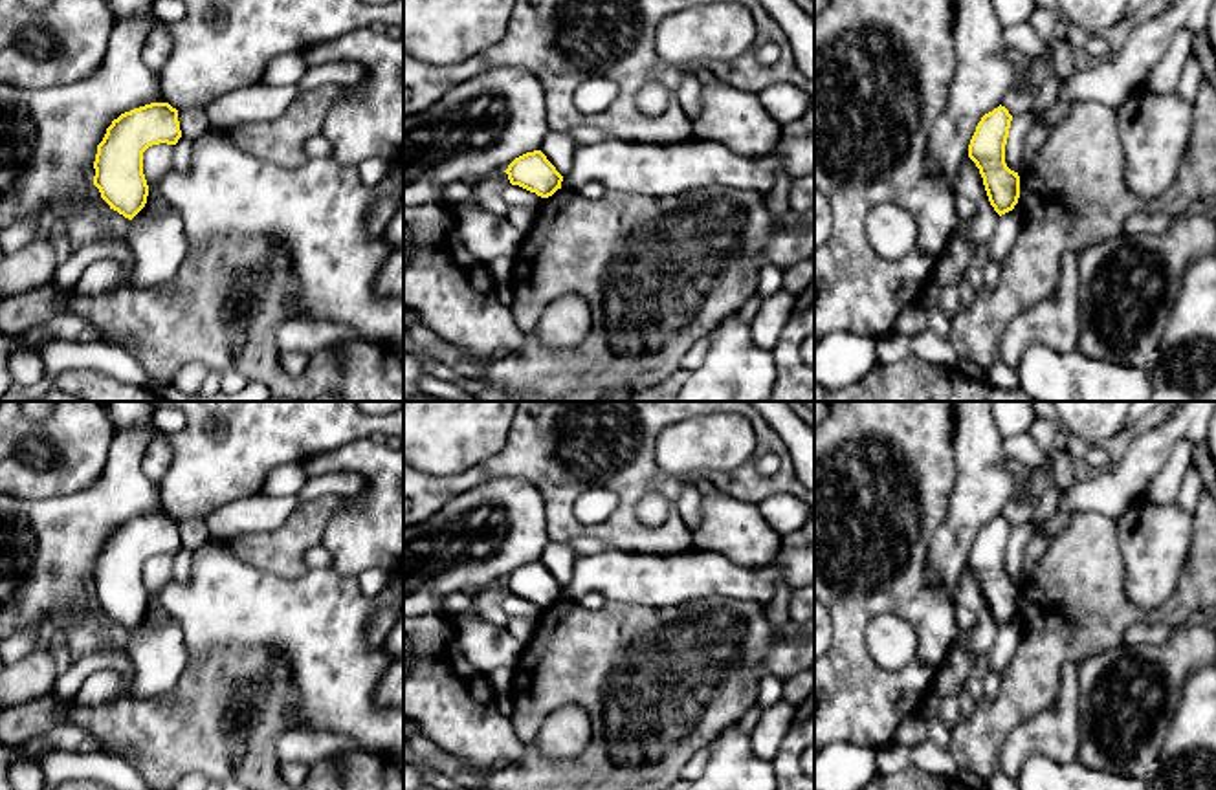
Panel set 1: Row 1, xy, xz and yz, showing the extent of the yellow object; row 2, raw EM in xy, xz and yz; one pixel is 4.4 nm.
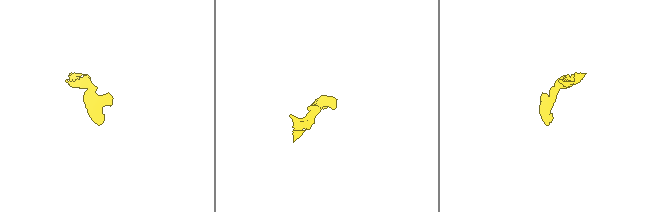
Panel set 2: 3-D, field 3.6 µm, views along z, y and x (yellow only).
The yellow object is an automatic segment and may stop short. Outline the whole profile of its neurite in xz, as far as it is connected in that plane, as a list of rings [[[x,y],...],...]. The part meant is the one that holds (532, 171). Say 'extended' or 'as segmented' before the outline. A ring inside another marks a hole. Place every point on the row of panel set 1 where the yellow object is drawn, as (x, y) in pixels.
as segmented | [[[541,150],[515,158],[504,170],[512,185],[519,185],[541,198],[552,196],[561,189],[563,176]]]

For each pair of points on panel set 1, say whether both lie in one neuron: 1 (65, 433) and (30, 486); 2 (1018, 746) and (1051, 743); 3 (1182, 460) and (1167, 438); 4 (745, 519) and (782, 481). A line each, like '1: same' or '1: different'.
1: same
2: same
3: different
4: different

